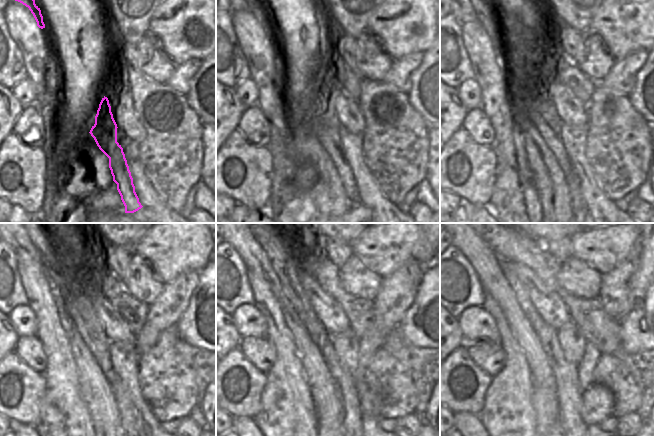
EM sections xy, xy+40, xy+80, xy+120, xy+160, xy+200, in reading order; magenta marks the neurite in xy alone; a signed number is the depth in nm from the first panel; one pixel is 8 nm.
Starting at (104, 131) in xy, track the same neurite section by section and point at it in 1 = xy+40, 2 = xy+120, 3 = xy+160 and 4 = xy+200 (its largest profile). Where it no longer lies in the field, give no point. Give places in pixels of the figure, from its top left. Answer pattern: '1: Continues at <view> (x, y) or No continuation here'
1: Continues at xy+40 (320, 113)
2: Continues at xy+120 (60, 273)
3: Continues at xy+160 (286, 271)
4: Continues at xy+200 (508, 267).

